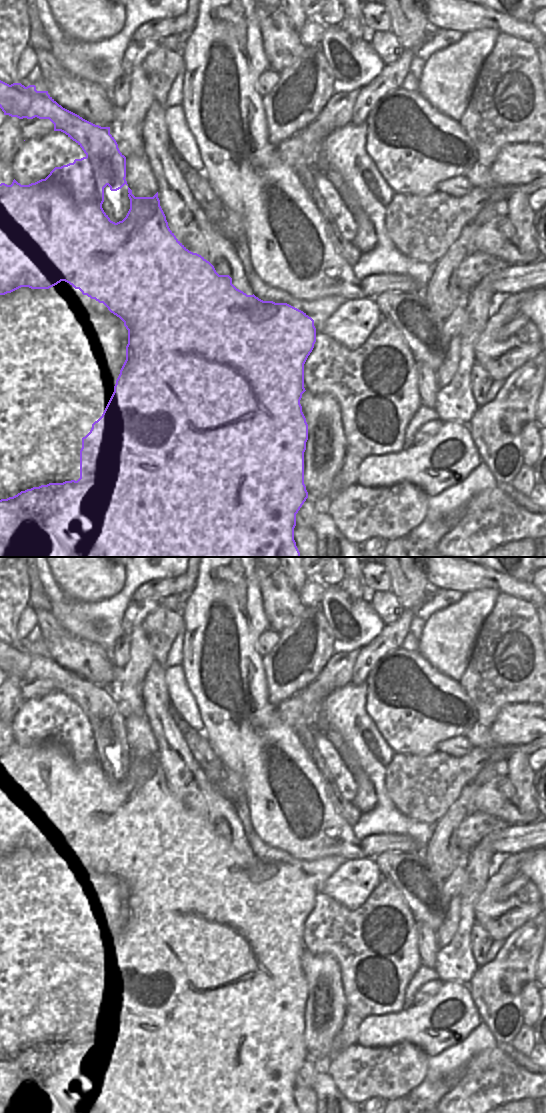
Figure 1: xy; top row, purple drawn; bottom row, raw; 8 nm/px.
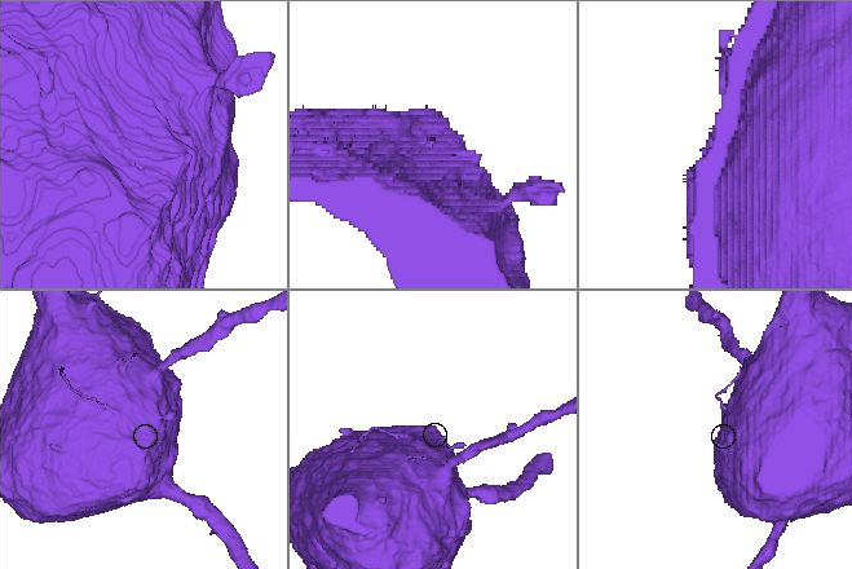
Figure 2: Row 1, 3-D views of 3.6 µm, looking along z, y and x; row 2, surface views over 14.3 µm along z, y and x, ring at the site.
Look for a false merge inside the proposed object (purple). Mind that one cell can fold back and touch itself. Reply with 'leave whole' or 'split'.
split

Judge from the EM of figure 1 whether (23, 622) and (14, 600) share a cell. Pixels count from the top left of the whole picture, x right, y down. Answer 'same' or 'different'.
different

